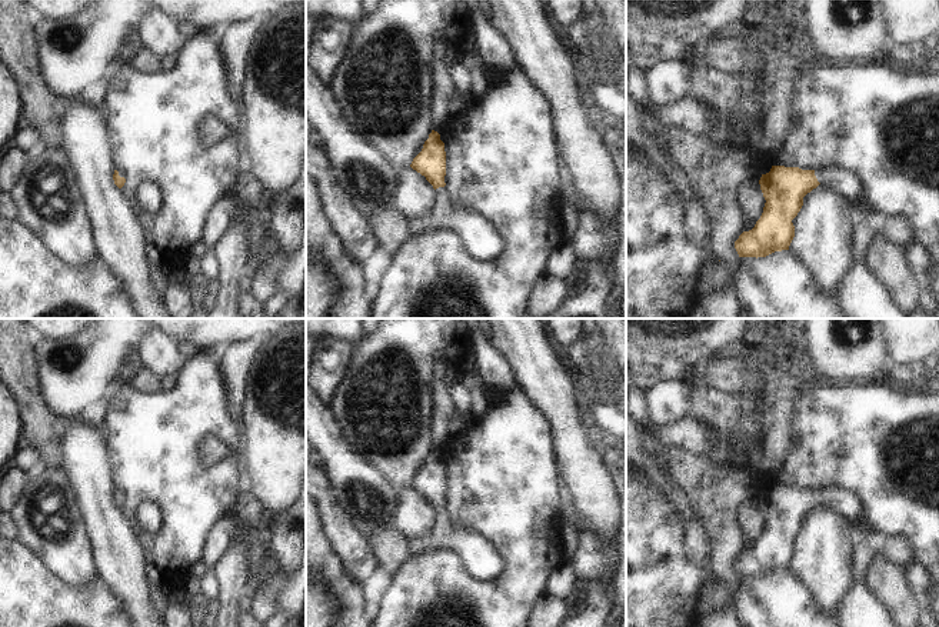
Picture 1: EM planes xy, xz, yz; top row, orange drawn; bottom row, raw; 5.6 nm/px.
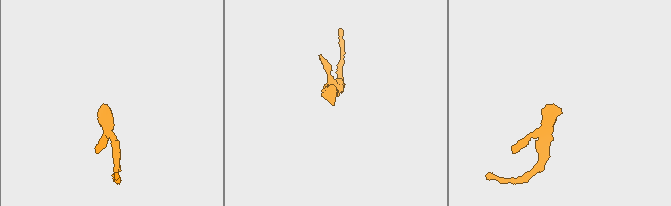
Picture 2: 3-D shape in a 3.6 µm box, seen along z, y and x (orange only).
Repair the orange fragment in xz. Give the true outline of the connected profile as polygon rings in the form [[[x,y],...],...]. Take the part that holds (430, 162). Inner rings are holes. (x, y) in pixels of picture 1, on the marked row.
[[[434,130],[410,167],[433,186],[434,206],[426,220],[426,230],[450,230],[463,240],[470,259],[495,261],[503,250],[503,241],[492,224],[479,213],[456,210],[446,193],[446,151],[440,134]]]

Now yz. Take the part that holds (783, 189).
[[[772,166],[762,174],[760,190],[766,200],[755,227],[743,231],[735,241],[739,257],[766,257],[789,250],[795,237],[792,220],[803,206],[803,197],[819,184],[826,184],[842,194],[866,216],[870,211],[862,197],[862,181],[856,173],[830,167],[828,170],[802,170],[799,167]]]

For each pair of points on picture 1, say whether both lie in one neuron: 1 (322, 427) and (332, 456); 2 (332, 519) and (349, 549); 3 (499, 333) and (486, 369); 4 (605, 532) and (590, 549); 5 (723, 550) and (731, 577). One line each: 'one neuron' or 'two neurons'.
1: one neuron
2: one neuron
3: two neurons
4: two neurons
5: one neuron

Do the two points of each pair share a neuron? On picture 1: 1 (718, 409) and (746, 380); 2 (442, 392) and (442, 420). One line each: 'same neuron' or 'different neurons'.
1: different neurons
2: same neuron

